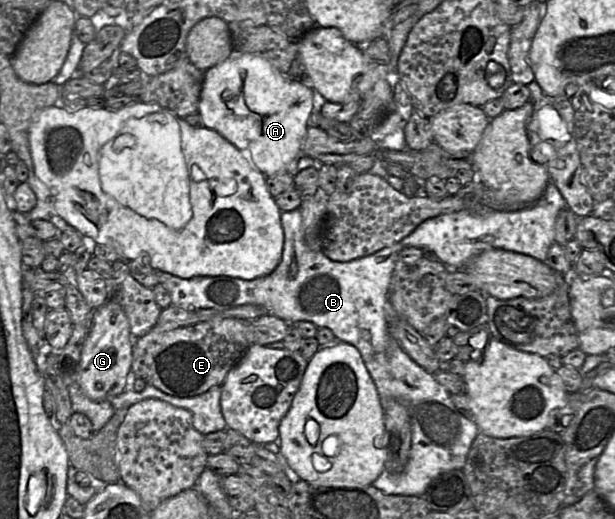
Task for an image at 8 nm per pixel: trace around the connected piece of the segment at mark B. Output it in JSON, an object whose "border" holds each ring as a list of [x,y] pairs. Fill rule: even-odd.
{"border":[[[299,208],[295,209],[295,210],[292,210],[292,211],[282,211],[281,212],[281,216],[280,216],[280,219],[281,219],[281,225],[282,225],[282,228],[283,228],[283,232],[284,232],[284,246],[283,246],[283,251],[282,251],[282,258],[281,258],[281,261],[279,263],[279,265],[276,267],[276,269],[269,275],[266,275],[266,276],[263,276],[263,277],[259,277],[259,278],[255,278],[255,279],[252,279],[252,280],[244,280],[244,279],[241,279],[241,278],[236,278],[236,277],[231,277],[231,276],[226,276],[226,275],[220,275],[220,276],[196,276],[196,277],[193,277],[193,278],[190,278],[190,279],[183,279],[183,278],[180,278],[180,277],[177,277],[177,276],[174,276],[172,274],[169,274],[167,272],[162,272],[162,271],[157,271],[156,272],[156,275],[158,277],[158,282],[161,283],[170,293],[170,296],[171,296],[171,305],[175,306],[175,307],[178,307],[178,308],[181,308],[181,309],[184,309],[184,310],[187,310],[187,311],[193,311],[193,310],[198,310],[198,309],[215,309],[215,310],[225,310],[225,309],[230,309],[230,308],[234,308],[234,307],[238,307],[238,306],[242,306],[242,305],[247,305],[247,304],[252,304],[252,305],[258,305],[258,306],[261,306],[263,307],[269,314],[272,314],[274,316],[277,316],[278,318],[280,319],[283,319],[284,321],[286,321],[287,323],[290,323],[290,324],[295,324],[296,322],[299,322],[299,321],[310,321],[312,323],[314,323],[318,328],[329,328],[333,334],[336,336],[336,339],[338,341],[343,341],[343,342],[346,342],[346,343],[349,343],[349,344],[352,344],[353,346],[355,346],[358,351],[360,352],[361,354],[361,357],[364,361],[364,364],[369,372],[369,374],[371,375],[374,383],[375,383],[375,386],[376,386],[376,389],[377,389],[377,392],[378,392],[378,395],[379,395],[379,398],[380,398],[380,401],[381,401],[381,405],[382,405],[382,400],[383,399],[394,399],[396,401],[399,401],[401,402],[402,404],[405,405],[405,407],[407,408],[408,410],[408,414],[409,414],[409,419],[410,419],[410,426],[411,426],[411,447],[410,447],[410,454],[409,454],[409,460],[408,460],[408,463],[404,469],[404,471],[402,473],[399,473],[399,474],[393,474],[393,473],[390,473],[388,472],[387,470],[383,470],[381,472],[381,474],[373,481],[372,485],[379,489],[380,491],[386,493],[386,494],[391,494],[391,495],[405,495],[405,496],[422,496],[423,493],[425,492],[427,486],[429,485],[429,483],[436,477],[438,476],[439,474],[445,472],[445,471],[448,471],[448,470],[453,470],[453,469],[462,469],[464,467],[464,464],[465,464],[465,461],[466,461],[466,458],[467,458],[467,455],[468,455],[468,452],[471,448],[471,445],[474,441],[474,439],[476,438],[476,436],[478,435],[479,433],[479,428],[478,426],[475,424],[474,421],[471,421],[467,418],[465,418],[454,406],[452,400],[451,400],[451,394],[441,385],[439,384],[436,379],[434,378],[434,376],[430,373],[428,373],[427,371],[425,371],[422,367],[420,367],[415,361],[412,360],[412,358],[410,358],[408,356],[408,354],[402,349],[402,347],[400,346],[400,344],[398,343],[398,341],[396,339],[394,339],[390,333],[390,309],[391,309],[391,304],[389,303],[388,301],[388,294],[389,294],[389,287],[390,287],[390,282],[391,282],[391,277],[392,277],[392,273],[395,269],[395,265],[396,265],[396,261],[397,261],[397,256],[398,254],[400,253],[400,251],[405,248],[405,247],[408,247],[408,246],[412,246],[412,245],[407,245],[407,246],[404,246],[403,244],[401,244],[400,242],[397,242],[389,247],[386,247],[386,248],[383,248],[371,255],[368,255],[368,256],[364,256],[364,257],[360,257],[360,258],[356,258],[356,259],[352,259],[350,261],[335,261],[335,260],[331,260],[330,258],[328,258],[324,253],[323,251],[314,251],[312,250],[306,243],[305,241],[305,236],[304,236],[304,228],[303,228],[303,221],[302,221],[302,215],[301,215],[301,211]]]}

